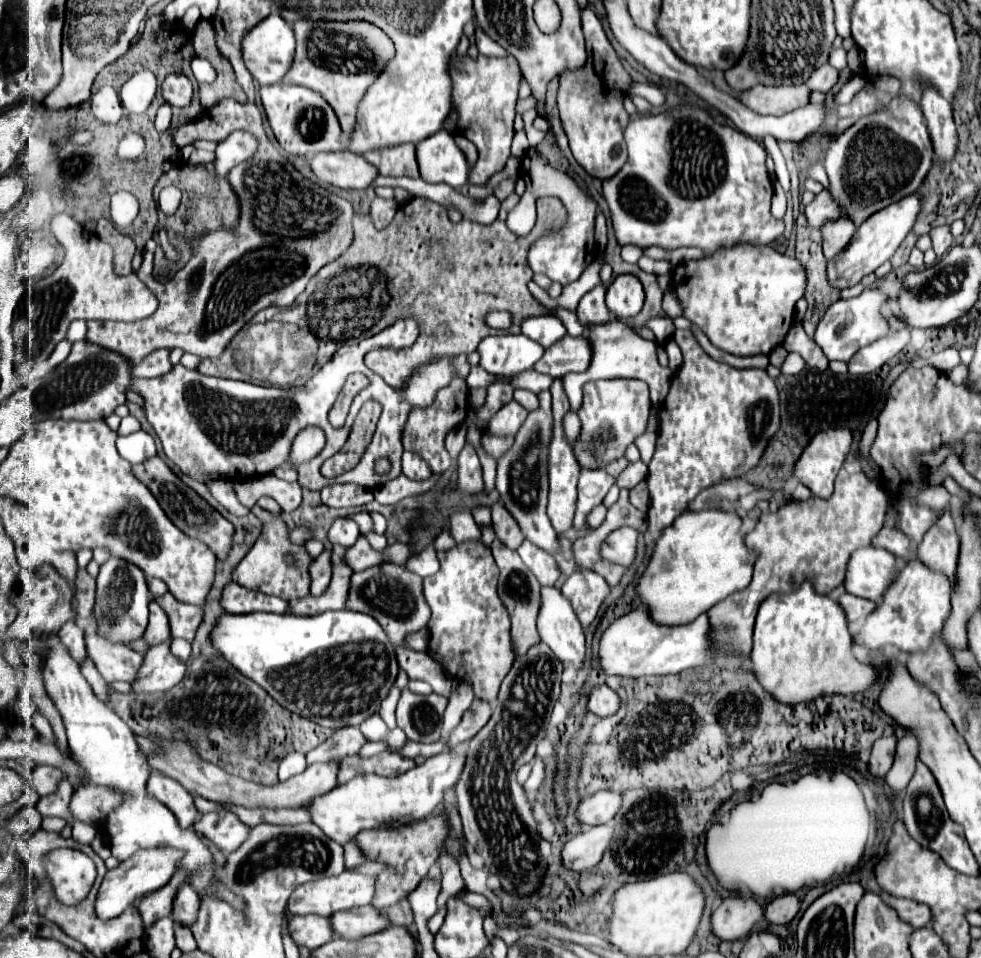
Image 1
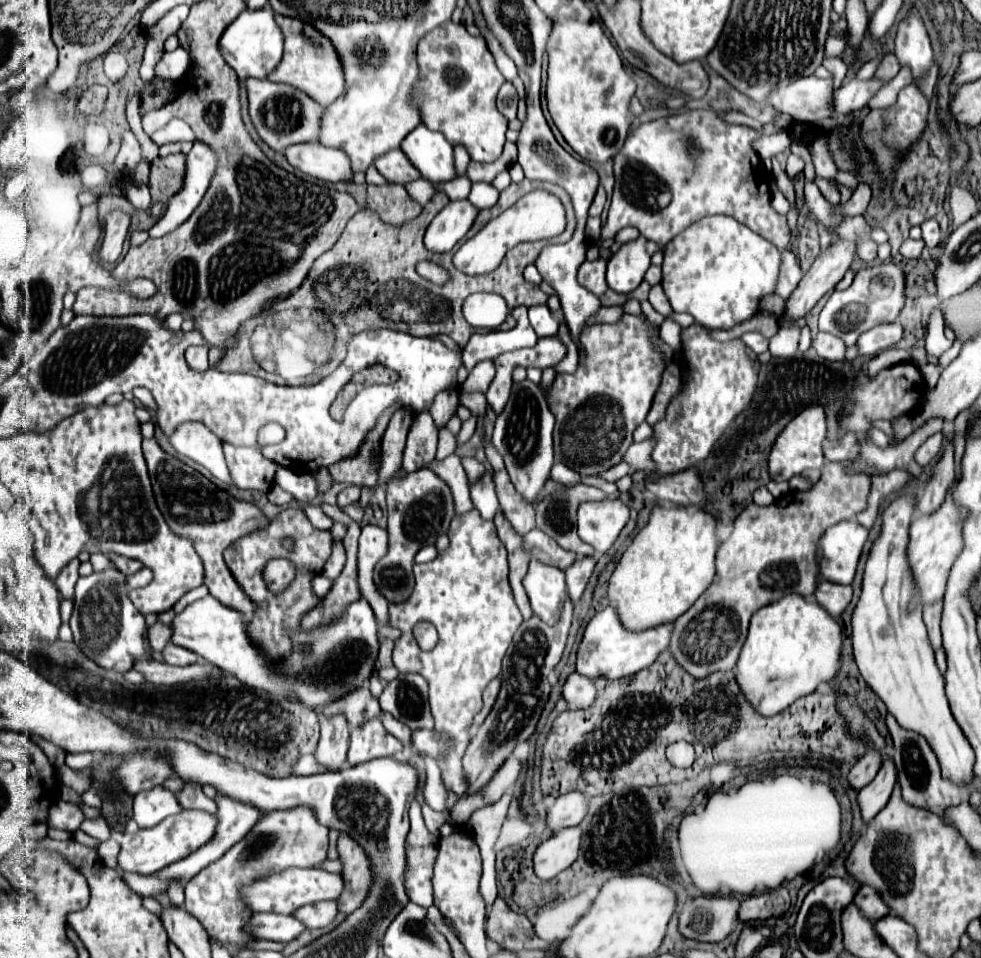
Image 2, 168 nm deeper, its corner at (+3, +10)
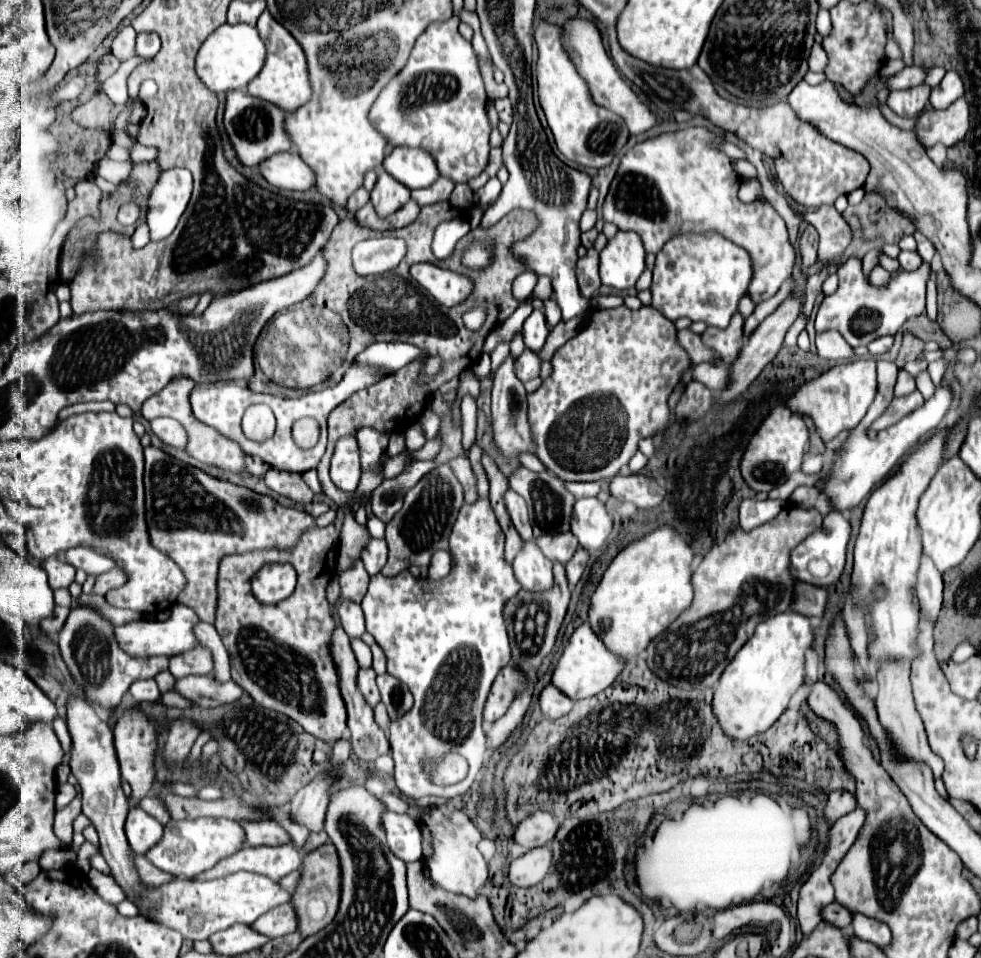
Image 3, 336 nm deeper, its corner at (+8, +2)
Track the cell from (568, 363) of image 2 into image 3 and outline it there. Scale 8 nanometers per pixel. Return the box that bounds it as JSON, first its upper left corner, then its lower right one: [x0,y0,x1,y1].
[544,298,562,328]

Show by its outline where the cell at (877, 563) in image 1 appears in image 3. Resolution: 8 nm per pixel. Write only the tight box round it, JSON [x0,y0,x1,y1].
[792,512,850,586]

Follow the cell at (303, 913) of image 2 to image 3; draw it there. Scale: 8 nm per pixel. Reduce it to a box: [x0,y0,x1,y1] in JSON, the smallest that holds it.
[254,904,298,938]

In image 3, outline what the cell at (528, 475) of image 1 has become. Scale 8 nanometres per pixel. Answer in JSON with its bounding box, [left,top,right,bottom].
[492,356,536,460]

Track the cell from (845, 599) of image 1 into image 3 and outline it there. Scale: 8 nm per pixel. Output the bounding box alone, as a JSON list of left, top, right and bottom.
[790,582,828,618]

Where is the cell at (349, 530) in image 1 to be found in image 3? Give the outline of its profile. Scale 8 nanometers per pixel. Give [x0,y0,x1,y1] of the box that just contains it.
[330,436,360,492]

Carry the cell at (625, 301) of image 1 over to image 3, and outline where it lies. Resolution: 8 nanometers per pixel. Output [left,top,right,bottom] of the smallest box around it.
[600,232,644,290]

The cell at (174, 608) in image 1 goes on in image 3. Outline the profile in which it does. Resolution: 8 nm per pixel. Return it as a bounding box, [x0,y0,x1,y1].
[94,568,128,596]

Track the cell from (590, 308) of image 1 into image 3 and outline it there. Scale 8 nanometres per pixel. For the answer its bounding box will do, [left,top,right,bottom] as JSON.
[576,248,600,298]

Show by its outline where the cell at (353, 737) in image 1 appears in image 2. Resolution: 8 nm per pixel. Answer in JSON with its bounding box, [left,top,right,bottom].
[323,688,381,726]

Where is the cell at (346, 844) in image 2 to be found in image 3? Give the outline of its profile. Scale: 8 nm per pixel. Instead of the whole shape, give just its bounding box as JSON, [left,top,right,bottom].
[292,842,342,936]

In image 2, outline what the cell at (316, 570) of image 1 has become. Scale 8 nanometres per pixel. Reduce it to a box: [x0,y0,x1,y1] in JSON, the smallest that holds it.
[323,542,345,578]

